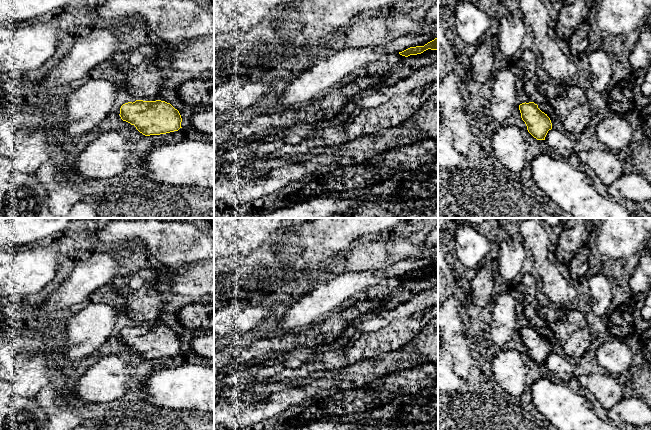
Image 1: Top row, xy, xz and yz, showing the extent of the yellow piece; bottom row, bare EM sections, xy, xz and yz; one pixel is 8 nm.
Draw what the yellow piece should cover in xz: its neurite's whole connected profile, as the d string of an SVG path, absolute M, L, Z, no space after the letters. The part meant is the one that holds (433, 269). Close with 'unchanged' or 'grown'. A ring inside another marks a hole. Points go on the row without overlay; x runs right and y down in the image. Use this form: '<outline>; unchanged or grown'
M438 261L430 266L428 266L424 270L410 271L402 276L399 276L399 278L402 280L405 280L405 281L408 281L410 279L421 278L428 273L438 274Z; unchanged

